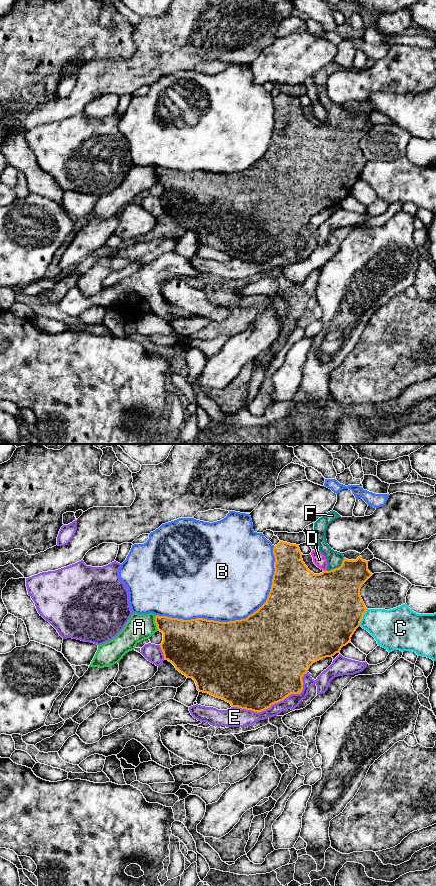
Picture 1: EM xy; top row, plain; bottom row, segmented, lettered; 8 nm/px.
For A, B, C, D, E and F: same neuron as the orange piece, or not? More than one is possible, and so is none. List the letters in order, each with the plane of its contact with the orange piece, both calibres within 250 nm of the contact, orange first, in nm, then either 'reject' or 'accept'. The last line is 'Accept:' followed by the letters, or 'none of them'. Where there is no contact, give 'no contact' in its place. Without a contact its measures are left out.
A: meets orange in xy; 320 nm thick on the orange side, 220 nm on the other; reject
B: meets orange in xy; 500 nm thick on the orange side, 480 nm on the other; reject
C: meets orange in xy; 500 nm thick on the orange side, 300 nm on the other; reject
D: meets orange in xy; 480 nm thick on the orange side, 100 nm on the other; reject
E: meets orange in xy; 500 nm thick on the orange side, 120 nm on the other; reject
F: meets orange in xy; 460 nm thick on the orange side, 130 nm on the other; accept
Accept: F

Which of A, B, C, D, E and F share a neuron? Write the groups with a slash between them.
A / B / C / D / E / F

